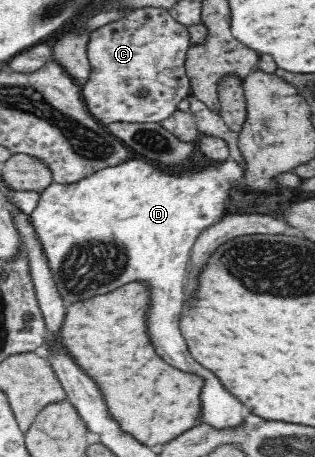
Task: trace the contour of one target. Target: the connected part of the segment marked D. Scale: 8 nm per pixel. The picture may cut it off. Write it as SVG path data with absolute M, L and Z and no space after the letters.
M132 155L124 164L114 165L114 168L103 168L94 172L92 176L72 184L50 183L39 193L39 201L29 215L30 225L46 255L56 291L66 304L88 300L96 294L108 294L128 282L146 284L146 288L150 290L150 308L146 310L146 330L150 342L154 344L154 352L158 352L158 356L162 356L162 360L172 368L196 374L204 380L199 394L198 424L207 424L216 430L228 430L228 428L234 430L244 424L245 406L220 384L220 380L210 370L202 368L190 356L178 330L178 318L184 302L184 274L186 274L186 262L190 258L190 248L194 246L194 240L204 228L208 228L226 214L222 210L228 193L226 190L242 183L246 170L237 162L228 160L198 172L168 176L152 168L152 164L136 158Z

